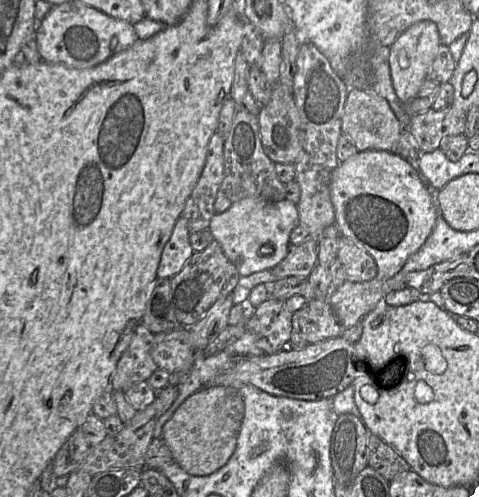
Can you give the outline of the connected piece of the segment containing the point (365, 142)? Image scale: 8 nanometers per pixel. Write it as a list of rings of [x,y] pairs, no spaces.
[[[350,88],[342,115],[341,129],[358,151],[374,149],[395,153],[402,128],[387,100],[370,88]]]

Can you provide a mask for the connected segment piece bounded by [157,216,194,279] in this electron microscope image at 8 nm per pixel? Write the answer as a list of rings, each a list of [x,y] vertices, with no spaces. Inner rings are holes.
[[[180,216],[172,231],[171,237],[163,247],[157,277],[171,278],[178,274],[193,254],[189,241],[187,221]]]

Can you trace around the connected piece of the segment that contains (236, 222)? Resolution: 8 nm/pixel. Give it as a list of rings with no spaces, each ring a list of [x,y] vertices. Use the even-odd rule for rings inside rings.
[[[244,198],[235,202],[221,214],[215,213],[209,225],[209,230],[226,257],[237,268],[240,276],[249,276],[263,270],[271,270],[287,255],[292,230],[299,225],[297,205],[287,199],[268,201],[261,198]],[[264,244],[271,244],[273,254],[261,254]]]

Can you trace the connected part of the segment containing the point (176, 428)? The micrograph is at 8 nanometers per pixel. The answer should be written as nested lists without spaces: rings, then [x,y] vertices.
[[[203,388],[181,403],[163,426],[161,438],[183,470],[193,476],[208,476],[223,467],[234,453],[244,414],[244,400],[237,388]]]

